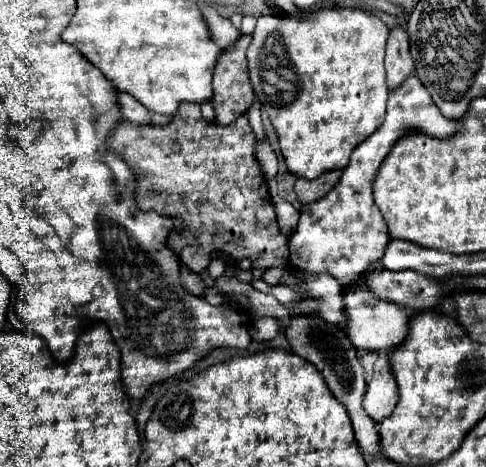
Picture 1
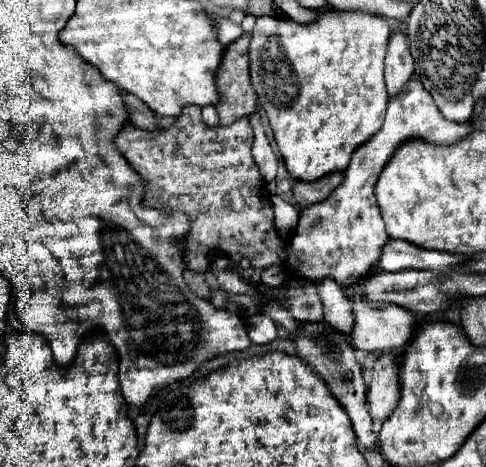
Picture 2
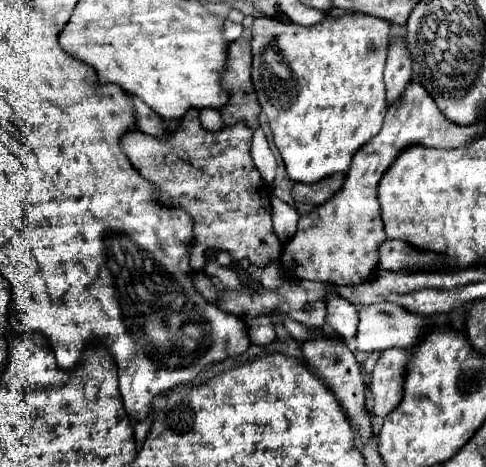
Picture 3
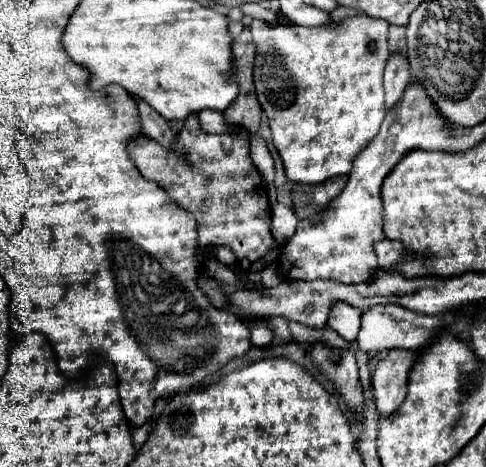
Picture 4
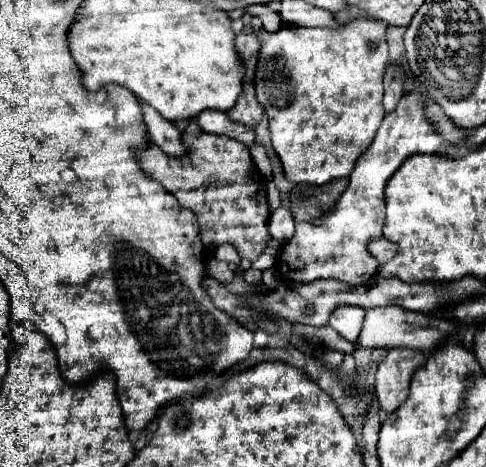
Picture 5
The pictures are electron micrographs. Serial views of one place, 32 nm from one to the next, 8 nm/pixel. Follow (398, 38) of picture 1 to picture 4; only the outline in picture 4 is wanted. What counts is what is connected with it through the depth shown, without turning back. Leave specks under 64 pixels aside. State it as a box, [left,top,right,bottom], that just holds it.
[384,52,410,108]

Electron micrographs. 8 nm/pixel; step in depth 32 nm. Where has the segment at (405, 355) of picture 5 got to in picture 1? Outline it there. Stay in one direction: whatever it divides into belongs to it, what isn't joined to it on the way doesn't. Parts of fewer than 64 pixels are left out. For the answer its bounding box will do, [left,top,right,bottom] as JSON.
[364,354,396,422]

